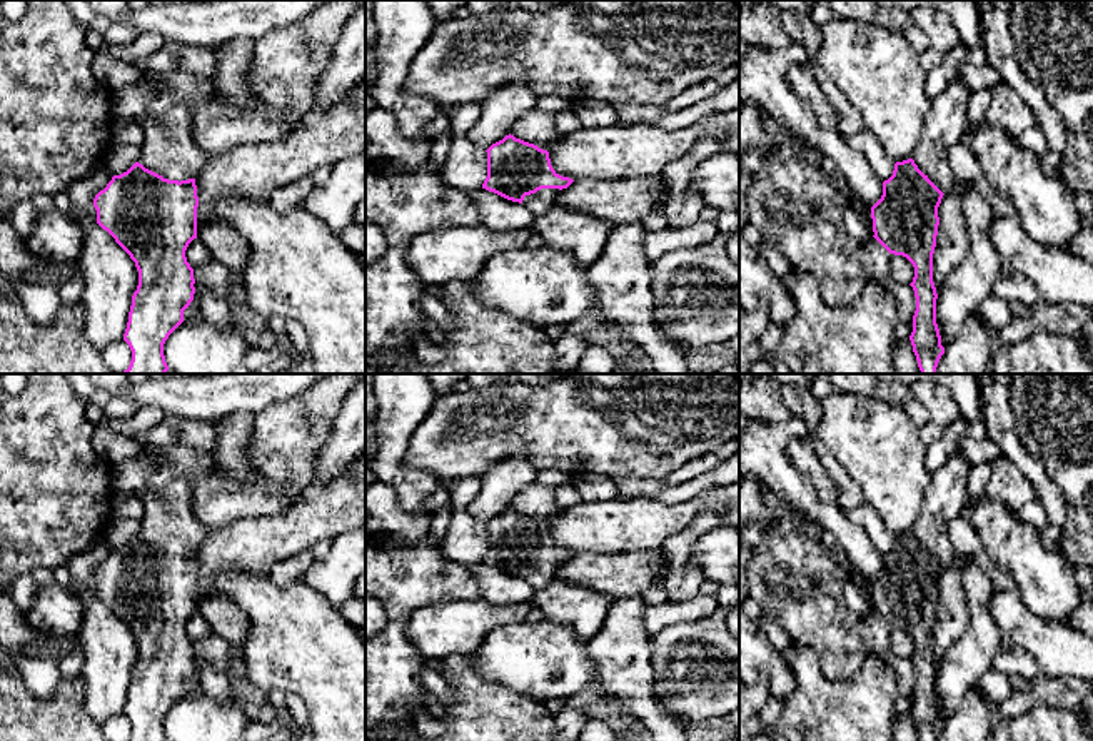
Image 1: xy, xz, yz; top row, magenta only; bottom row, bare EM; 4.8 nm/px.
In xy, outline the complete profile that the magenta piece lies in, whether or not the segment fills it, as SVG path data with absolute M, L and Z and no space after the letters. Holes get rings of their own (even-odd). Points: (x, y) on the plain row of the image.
M184 479L164 489L140 492L144 517L139 534L123 547L113 549L93 572L97 597L130 629L139 644L139 659L132 669L123 714L132 724L128 741L169 741L164 718L184 696L184 684L195 668L194 643L185 624L197 612L195 552L209 531L194 514L192 486Z

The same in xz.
M511 507L486 526L487 551L482 562L524 577L536 591L549 584L557 567L574 556L552 542L547 524Z

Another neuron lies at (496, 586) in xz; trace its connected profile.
M486 562L469 566L477 579L482 599L497 604L532 601L536 589L519 576L507 574Z

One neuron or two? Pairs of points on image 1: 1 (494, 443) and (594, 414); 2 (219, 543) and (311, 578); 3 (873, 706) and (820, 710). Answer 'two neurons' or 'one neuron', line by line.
1: one neuron
2: two neurons
3: one neuron

